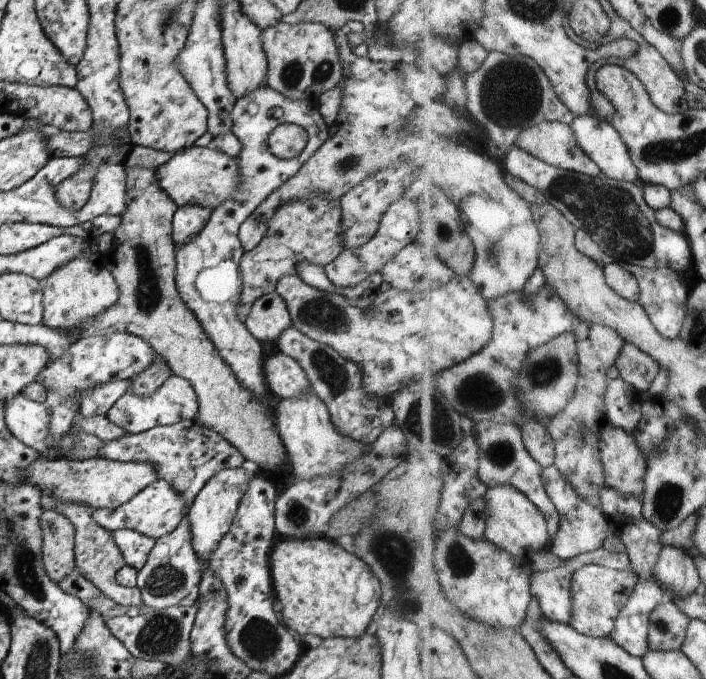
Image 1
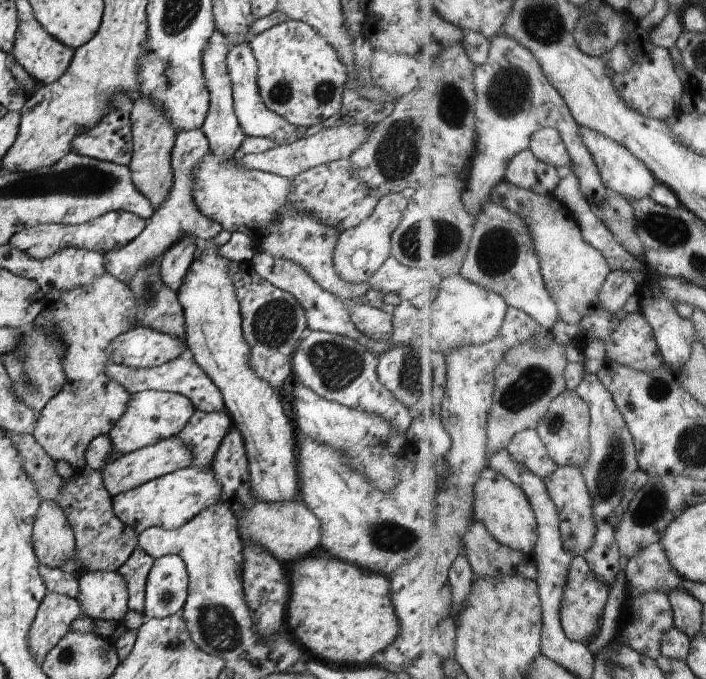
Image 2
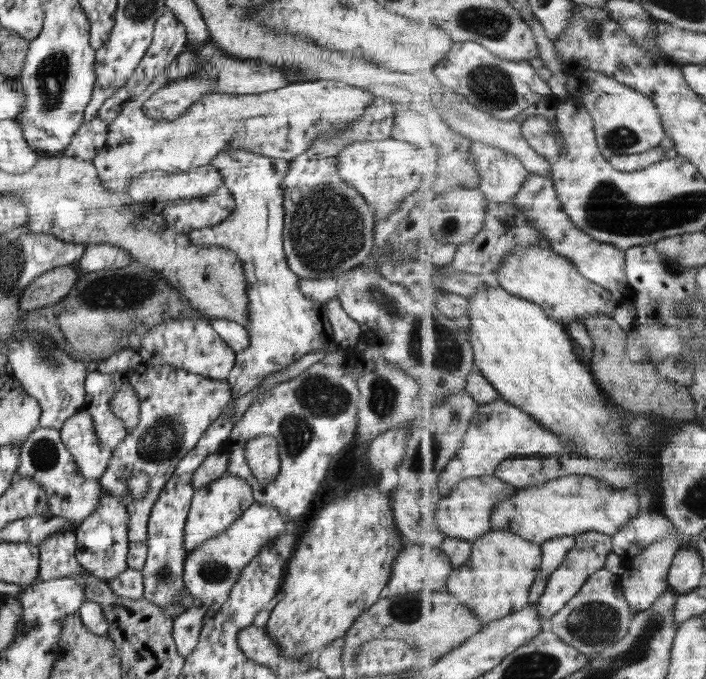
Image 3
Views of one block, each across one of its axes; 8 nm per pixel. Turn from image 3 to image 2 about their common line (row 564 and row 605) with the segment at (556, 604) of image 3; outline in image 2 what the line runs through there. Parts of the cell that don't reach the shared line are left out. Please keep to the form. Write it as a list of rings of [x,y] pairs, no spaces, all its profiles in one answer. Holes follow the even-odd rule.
[[[577,556],[571,564],[566,602],[562,607],[563,623],[568,636],[578,642],[590,643],[596,636],[602,624],[602,616],[610,602],[610,586],[604,583],[602,576],[592,568],[587,556]]]

